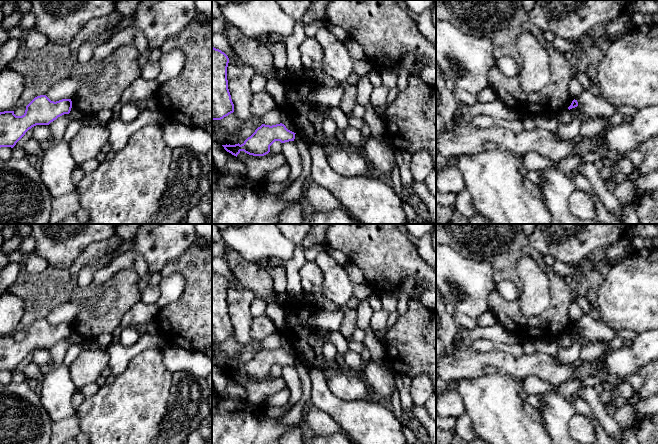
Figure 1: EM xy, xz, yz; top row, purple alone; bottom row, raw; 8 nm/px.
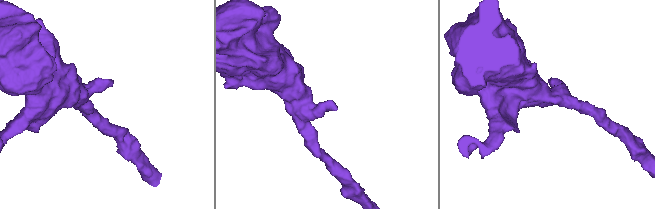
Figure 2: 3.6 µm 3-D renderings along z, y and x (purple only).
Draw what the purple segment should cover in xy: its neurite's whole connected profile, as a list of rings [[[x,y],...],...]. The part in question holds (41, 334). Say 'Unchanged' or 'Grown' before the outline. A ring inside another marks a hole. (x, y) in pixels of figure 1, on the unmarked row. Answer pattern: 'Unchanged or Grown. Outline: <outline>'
Unchanged. Outline: [[[40,319],[26,330],[22,340],[16,340],[14,335],[0,336],[0,372],[13,372],[29,353],[49,349],[58,341],[69,338],[71,332],[71,323],[54,326],[46,319]]]

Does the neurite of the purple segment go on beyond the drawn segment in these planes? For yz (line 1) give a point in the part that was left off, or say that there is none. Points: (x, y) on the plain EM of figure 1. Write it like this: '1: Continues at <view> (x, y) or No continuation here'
1: No continuation here

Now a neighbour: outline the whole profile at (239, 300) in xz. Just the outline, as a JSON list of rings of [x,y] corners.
[[[237,279],[229,284],[227,291],[228,313],[234,328],[235,339],[246,345],[251,338],[251,303],[255,299],[255,293],[249,289],[242,289]]]

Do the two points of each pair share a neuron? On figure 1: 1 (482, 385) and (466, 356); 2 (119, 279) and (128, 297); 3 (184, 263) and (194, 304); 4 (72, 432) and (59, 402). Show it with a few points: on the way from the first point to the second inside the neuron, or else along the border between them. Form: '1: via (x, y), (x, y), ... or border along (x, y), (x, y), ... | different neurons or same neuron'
1: border along (500, 370), (487, 367), (476, 377), (461, 379) | different neurons
2: via (123, 283), (127, 287), (128, 293) | same neuron
3: via (194, 273), (194, 294) | same neuron
4: border along (75, 413), (53, 423) | different neurons

